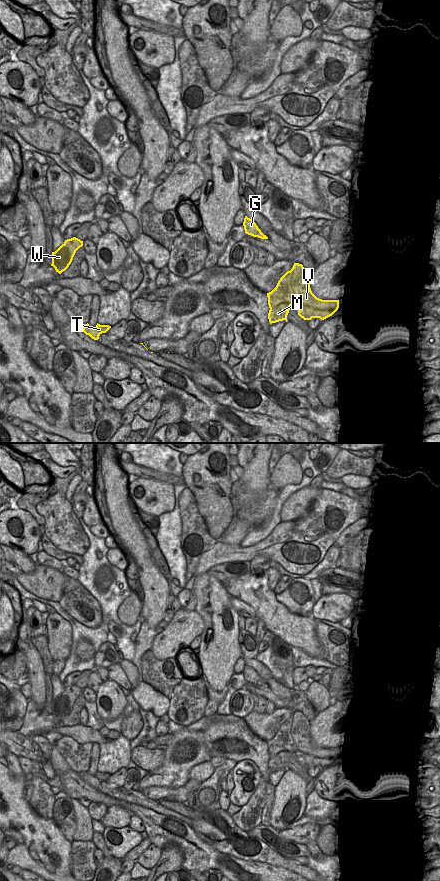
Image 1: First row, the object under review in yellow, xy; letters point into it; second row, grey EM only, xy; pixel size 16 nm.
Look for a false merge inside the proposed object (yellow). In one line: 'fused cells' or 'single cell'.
fused cells

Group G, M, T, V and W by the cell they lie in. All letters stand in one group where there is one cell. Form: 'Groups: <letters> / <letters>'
Groups: G T W / M V.

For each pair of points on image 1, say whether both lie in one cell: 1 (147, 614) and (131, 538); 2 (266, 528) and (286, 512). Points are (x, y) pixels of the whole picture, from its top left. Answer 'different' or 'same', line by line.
1: same
2: different

